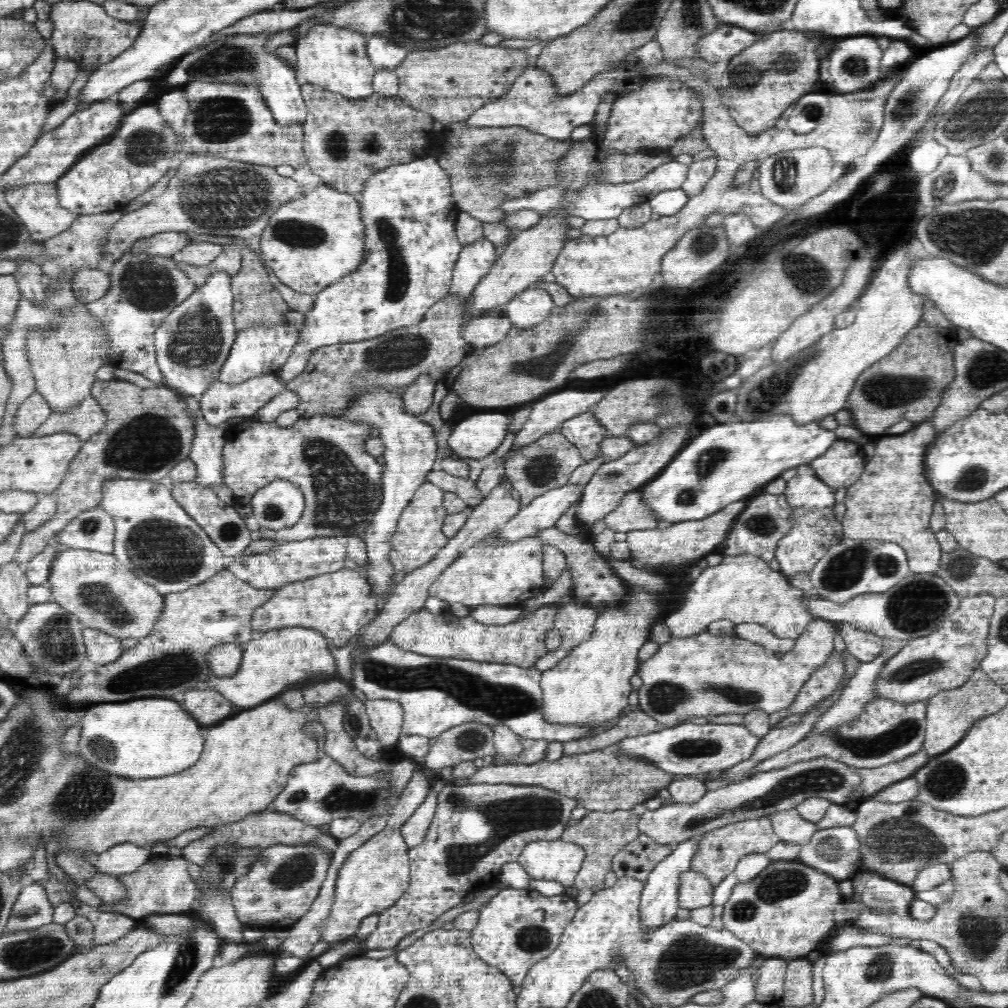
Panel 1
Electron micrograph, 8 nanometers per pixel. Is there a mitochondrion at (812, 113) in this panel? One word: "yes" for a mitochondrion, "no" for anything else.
yes

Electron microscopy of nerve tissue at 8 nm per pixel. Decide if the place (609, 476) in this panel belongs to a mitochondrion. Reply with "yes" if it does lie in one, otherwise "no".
yes

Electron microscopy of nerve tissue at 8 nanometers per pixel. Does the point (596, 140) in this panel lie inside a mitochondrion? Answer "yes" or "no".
no

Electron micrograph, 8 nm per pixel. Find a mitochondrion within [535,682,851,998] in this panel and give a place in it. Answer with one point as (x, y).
(688, 961)

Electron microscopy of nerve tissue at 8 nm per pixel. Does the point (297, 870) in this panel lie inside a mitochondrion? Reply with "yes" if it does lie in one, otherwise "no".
yes

